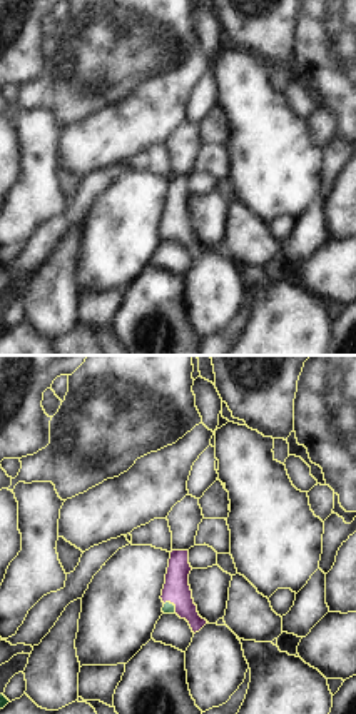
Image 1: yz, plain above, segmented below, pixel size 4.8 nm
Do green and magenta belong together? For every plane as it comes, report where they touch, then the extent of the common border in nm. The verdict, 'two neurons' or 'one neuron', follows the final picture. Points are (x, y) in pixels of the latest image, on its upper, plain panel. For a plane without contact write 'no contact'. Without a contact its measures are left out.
contact (174, 232); length 80 nm

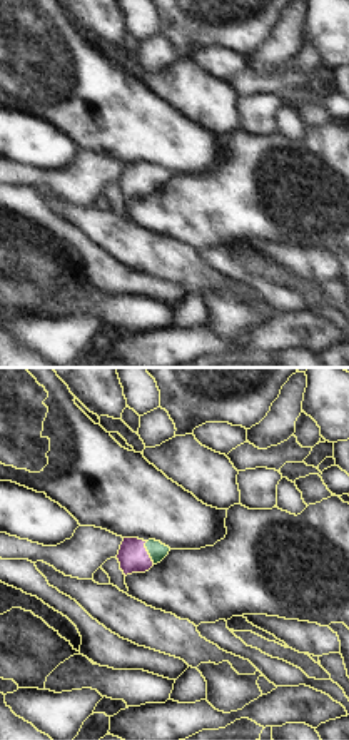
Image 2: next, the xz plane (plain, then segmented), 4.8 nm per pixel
contact (149, 179); length 120 nm

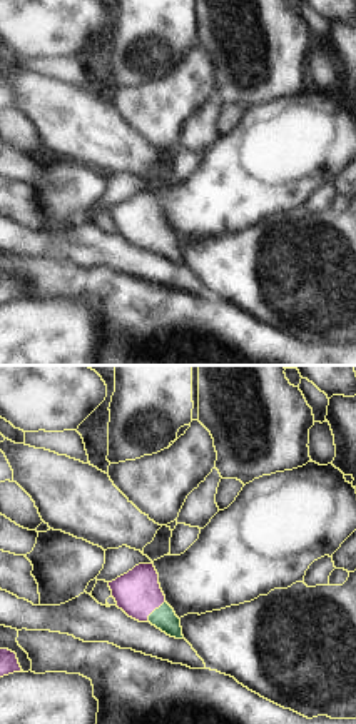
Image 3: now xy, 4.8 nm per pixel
contact (154, 237); length 130 nm

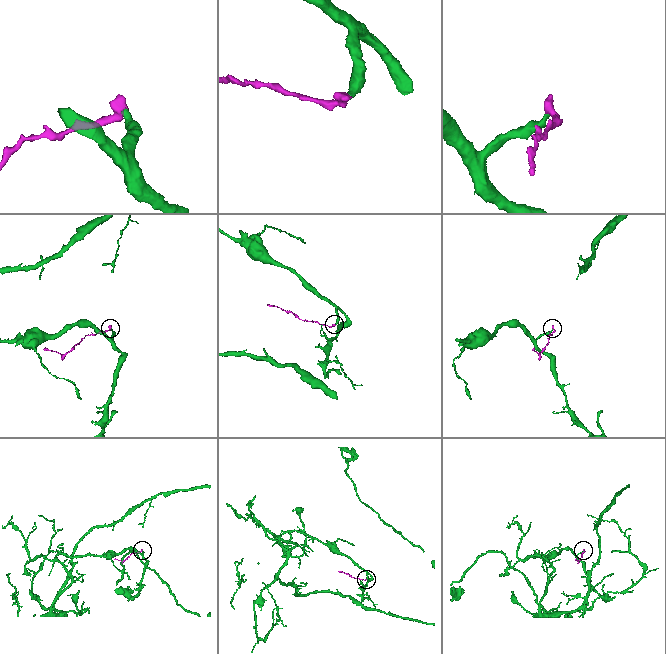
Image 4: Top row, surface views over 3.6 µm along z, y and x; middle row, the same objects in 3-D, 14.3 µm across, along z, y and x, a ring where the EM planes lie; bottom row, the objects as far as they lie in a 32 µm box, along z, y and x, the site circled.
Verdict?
one neuron

